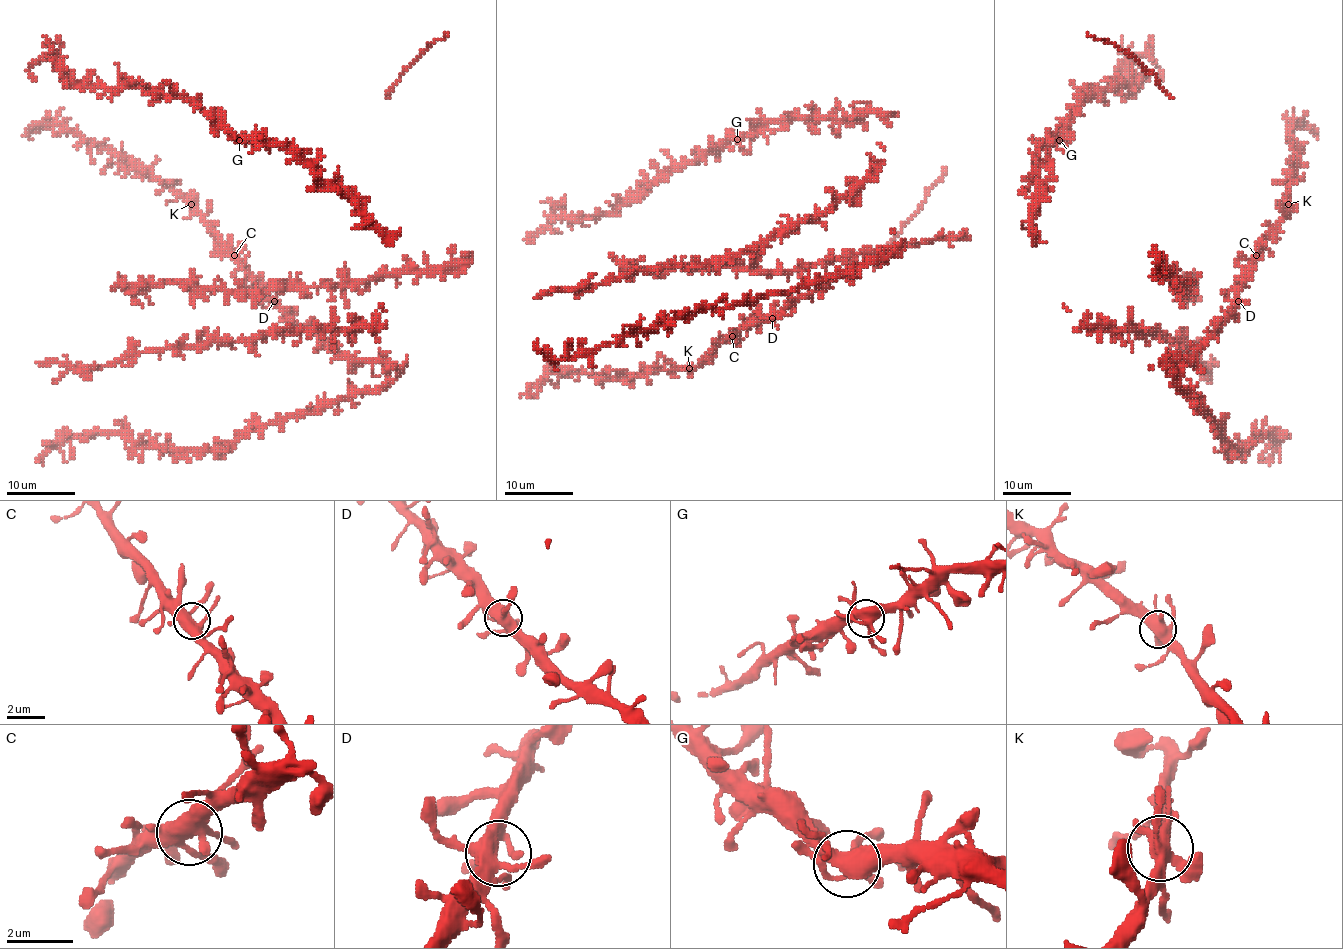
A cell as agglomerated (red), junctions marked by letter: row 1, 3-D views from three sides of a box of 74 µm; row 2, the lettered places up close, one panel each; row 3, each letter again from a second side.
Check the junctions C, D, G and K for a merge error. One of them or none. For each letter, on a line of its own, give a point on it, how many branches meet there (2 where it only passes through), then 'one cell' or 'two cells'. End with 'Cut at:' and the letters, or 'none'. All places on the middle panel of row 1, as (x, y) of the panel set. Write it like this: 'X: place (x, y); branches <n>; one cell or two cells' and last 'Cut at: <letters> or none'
C: place (732, 336); branches 5; one cell
D: place (772, 318); branches 5; one cell
G: place (737, 139); branches 5; one cell
K: place (689, 368); branches 5; one cell
Cut at: none

